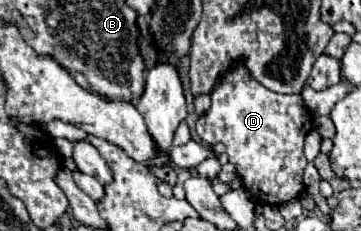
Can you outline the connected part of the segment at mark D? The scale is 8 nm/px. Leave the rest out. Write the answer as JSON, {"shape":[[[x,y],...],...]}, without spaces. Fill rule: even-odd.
{"shape":[[[242,66],[224,74],[224,82],[212,92],[210,110],[198,118],[196,132],[206,144],[222,142],[230,162],[236,166],[244,188],[258,204],[284,204],[304,190],[302,172],[306,168],[304,138],[312,130],[312,116],[302,96],[282,96],[264,90],[248,78]]]}

